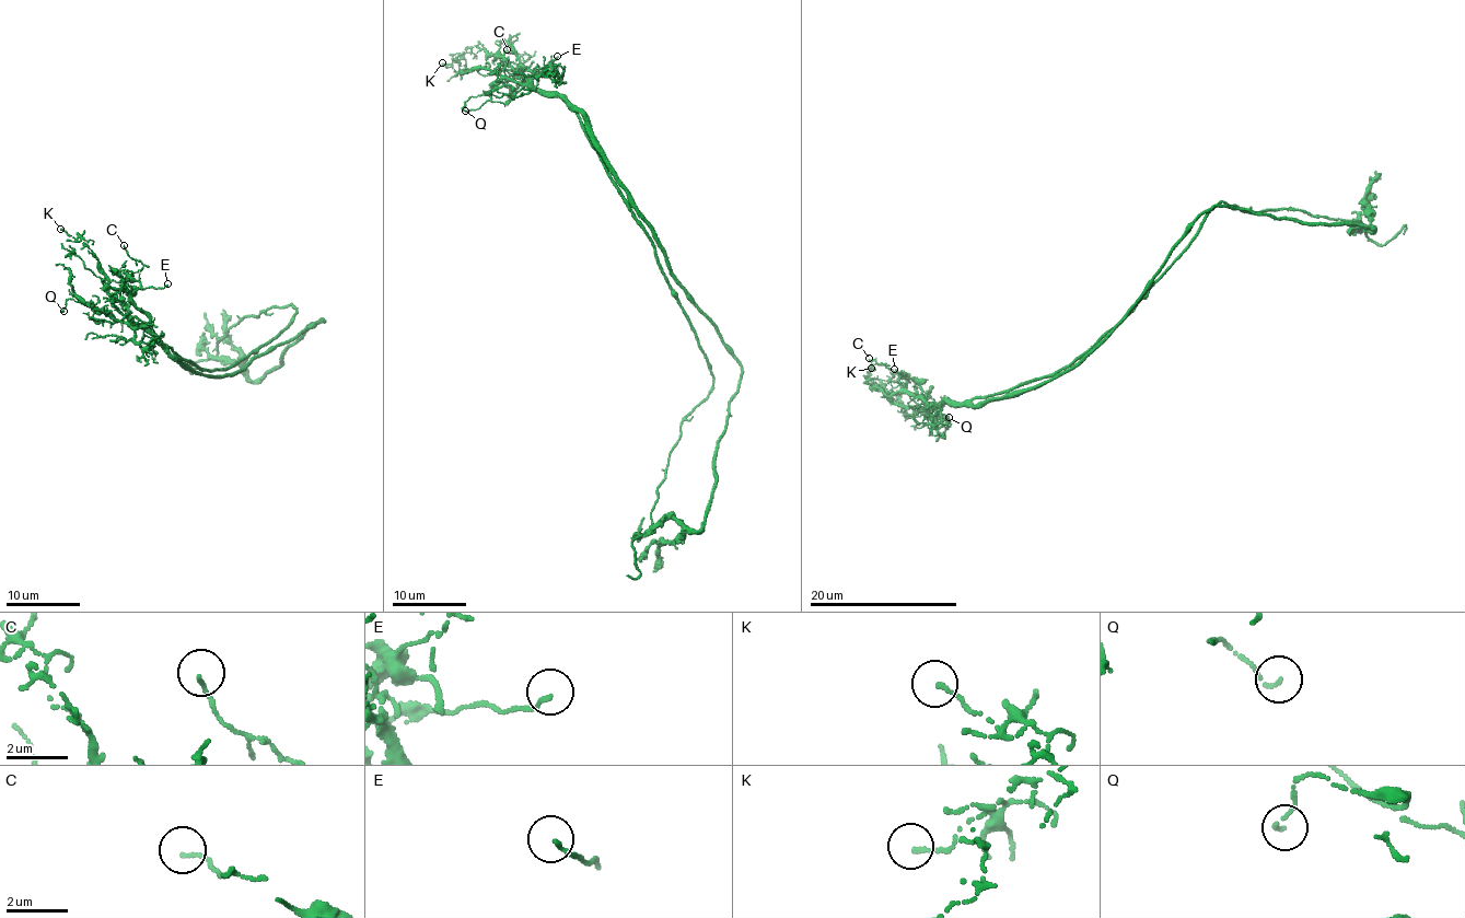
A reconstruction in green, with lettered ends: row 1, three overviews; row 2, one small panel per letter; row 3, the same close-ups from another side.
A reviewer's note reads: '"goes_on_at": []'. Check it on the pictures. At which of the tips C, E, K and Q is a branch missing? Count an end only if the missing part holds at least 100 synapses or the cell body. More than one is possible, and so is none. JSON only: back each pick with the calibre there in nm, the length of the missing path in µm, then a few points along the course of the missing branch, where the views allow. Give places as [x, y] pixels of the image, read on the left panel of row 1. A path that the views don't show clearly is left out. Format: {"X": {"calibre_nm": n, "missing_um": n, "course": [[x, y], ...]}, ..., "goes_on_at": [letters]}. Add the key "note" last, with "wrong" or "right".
{"goes_on_at": [], "note": "right"}

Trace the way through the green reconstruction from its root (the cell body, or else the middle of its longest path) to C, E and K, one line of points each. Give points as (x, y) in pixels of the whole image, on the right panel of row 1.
C: (1131, 309), (1074, 365), (1046, 381), (988, 399), (950, 401), (929, 411), (895, 371), (869, 358)
E: (1131, 309), (1074, 365), (1034, 387), (1002, 396), (978, 397), (939, 406), (928, 402), (918, 383), (894, 369)
K: (1131, 309), (1074, 365), (1034, 387), (1002, 396), (909, 407), (865, 379), (871, 368)

